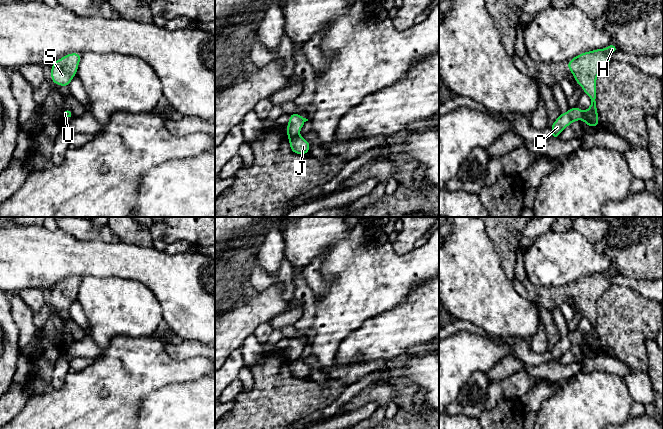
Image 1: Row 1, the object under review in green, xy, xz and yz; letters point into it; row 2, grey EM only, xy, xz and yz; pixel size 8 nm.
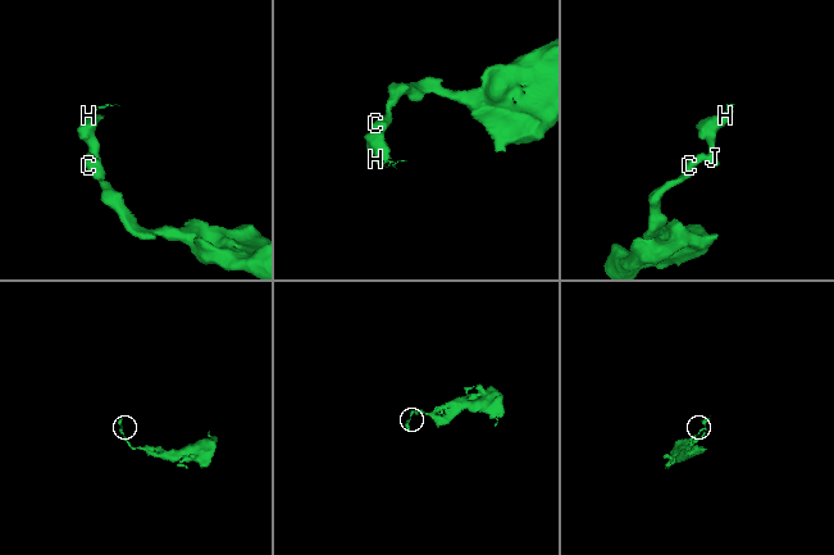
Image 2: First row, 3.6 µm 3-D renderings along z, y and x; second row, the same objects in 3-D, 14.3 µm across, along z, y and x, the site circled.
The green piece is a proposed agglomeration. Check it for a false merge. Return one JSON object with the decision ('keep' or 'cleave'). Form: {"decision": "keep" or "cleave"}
{"decision": "cleave"}

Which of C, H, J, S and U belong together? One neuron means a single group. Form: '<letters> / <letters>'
C U / H J S

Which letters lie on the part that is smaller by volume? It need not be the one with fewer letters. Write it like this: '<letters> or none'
H, J, S

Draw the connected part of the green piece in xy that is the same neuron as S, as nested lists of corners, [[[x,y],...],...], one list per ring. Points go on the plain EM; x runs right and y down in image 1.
[[[69,277],[51,289],[51,305],[59,310],[68,311],[77,298],[81,277]]]

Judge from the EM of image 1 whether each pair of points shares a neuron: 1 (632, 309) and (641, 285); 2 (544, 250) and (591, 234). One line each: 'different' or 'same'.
1: different
2: different

